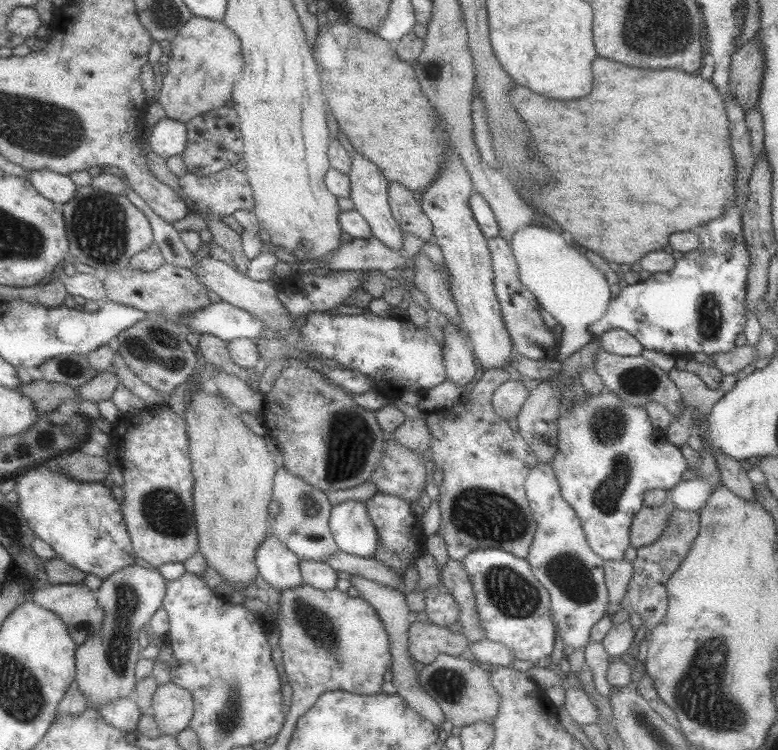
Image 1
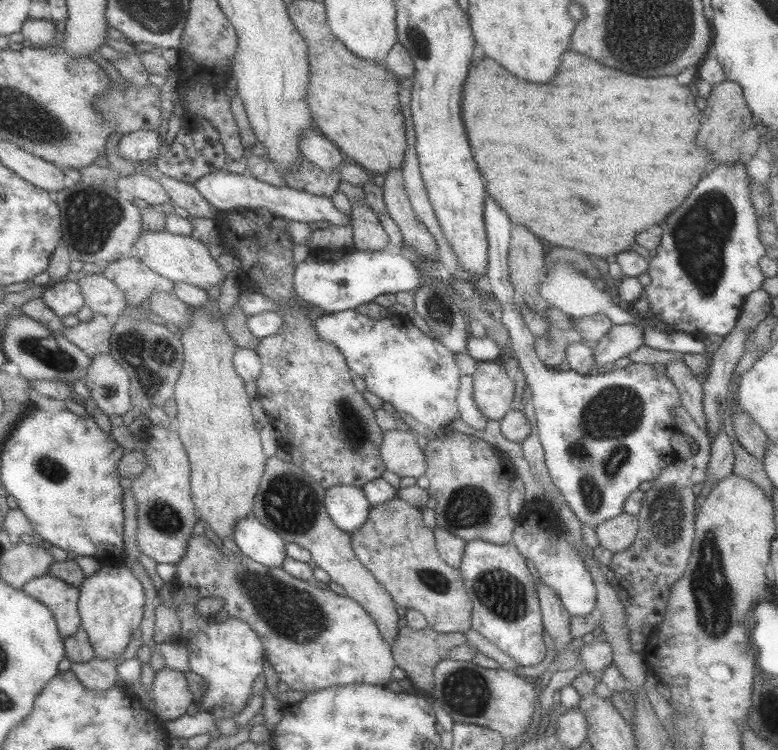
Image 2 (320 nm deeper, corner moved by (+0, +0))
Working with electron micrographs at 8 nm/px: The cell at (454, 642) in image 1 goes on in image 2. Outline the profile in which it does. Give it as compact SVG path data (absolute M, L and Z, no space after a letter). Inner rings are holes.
M428 626L416 630L411 627L399 628L396 638L393 640L394 644L391 650L398 668L402 668L406 672L407 678L412 681L412 684L420 690L422 694L429 693L434 688L434 669L442 660L448 659L448 655L452 648L464 646L468 644L464 633L448 634L439 633L430 629Z

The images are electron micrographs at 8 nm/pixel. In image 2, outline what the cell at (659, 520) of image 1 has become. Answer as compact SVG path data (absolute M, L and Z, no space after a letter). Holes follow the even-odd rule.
M618 514L615 518L602 522L595 529L599 546L608 549L613 554L618 553L629 548L634 542L638 532L638 516Z

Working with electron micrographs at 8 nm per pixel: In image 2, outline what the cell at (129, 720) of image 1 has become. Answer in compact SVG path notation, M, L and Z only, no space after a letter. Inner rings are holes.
M94 658L88 662L71 662L70 671L72 671L80 682L86 688L105 691L112 685L116 685L117 678L117 660L102 660Z

